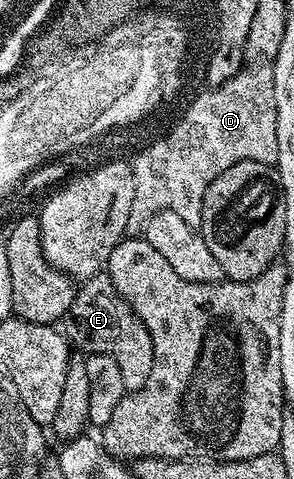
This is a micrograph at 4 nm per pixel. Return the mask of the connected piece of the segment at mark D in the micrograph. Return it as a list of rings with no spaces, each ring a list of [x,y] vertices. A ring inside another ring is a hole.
[[[252,64],[239,70],[234,77],[222,83],[218,88],[197,93],[192,103],[187,103],[188,118],[182,118],[184,125],[180,129],[172,127],[168,142],[160,142],[156,150],[143,147],[131,159],[134,176],[134,204],[130,212],[133,227],[142,228],[158,212],[173,210],[186,220],[186,224],[199,227],[202,216],[202,200],[206,188],[226,168],[239,162],[261,162],[271,166],[278,160],[278,116],[274,108],[274,72],[271,65]]]

